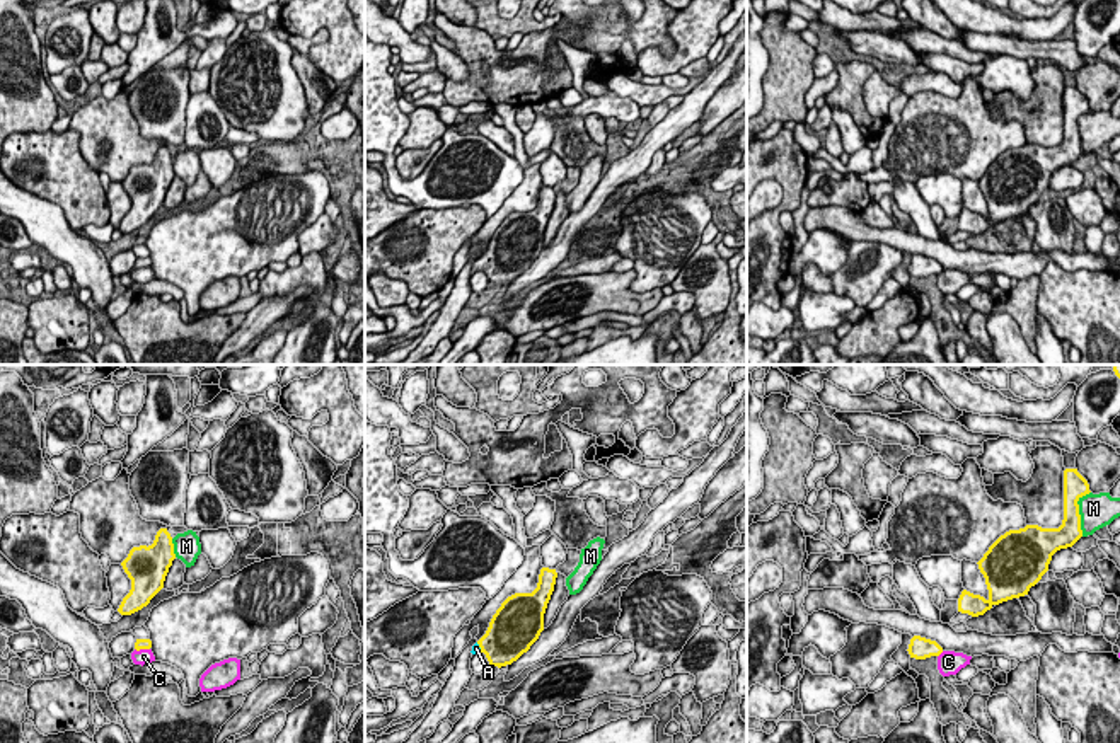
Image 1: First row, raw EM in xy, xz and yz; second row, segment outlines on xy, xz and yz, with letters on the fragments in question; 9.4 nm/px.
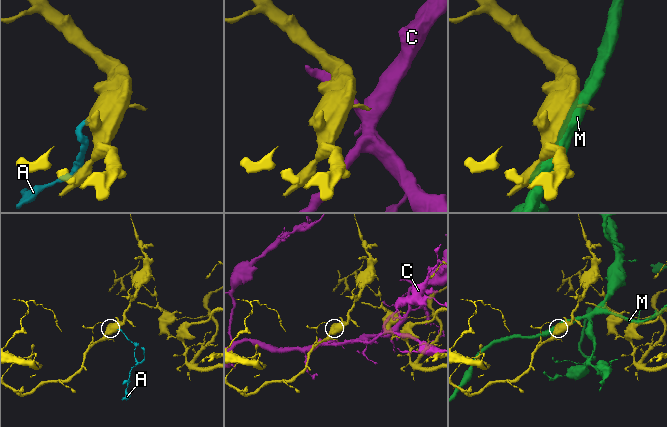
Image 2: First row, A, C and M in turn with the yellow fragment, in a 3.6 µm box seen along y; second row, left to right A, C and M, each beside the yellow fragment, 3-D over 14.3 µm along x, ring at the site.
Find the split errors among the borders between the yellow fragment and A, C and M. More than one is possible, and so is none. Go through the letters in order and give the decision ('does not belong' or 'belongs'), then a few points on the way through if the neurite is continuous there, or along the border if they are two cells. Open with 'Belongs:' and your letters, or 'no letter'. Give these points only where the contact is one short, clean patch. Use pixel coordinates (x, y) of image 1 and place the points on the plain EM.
Belongs: A
A: belongs | across xz (505, 259), (479, 264), (476, 266)
C: does not belong
M: does not belong

